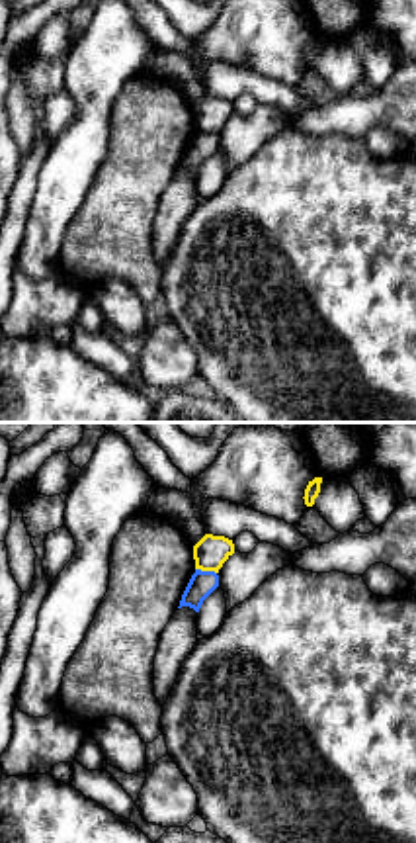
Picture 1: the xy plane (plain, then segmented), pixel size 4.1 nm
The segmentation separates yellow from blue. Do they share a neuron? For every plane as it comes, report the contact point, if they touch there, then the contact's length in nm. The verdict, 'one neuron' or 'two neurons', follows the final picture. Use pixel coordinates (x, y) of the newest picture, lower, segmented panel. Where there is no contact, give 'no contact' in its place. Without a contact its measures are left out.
meets yellow at (206, 570); contact 90 nm long

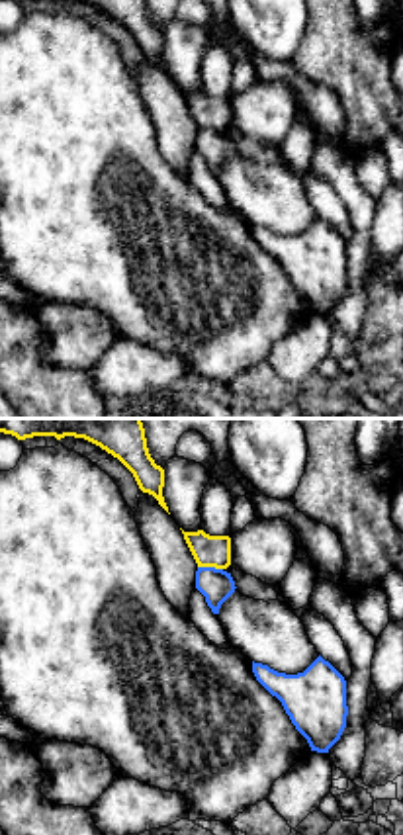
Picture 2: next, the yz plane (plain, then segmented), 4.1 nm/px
meets yellow at (210, 566); contact 110 nm long

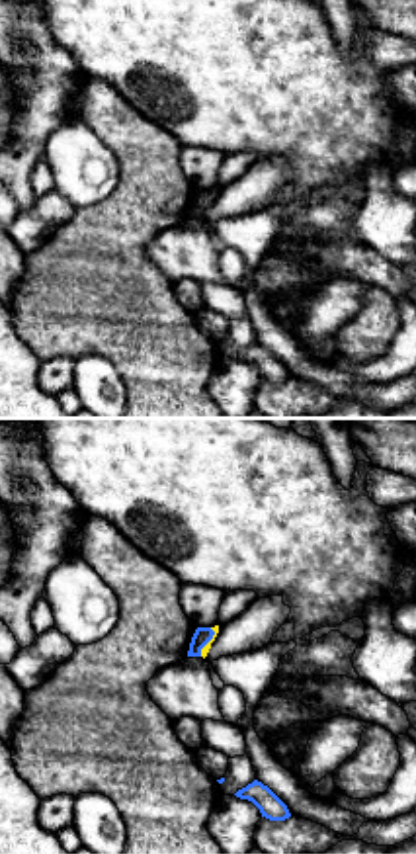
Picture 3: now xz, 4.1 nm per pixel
meets yellow at (209, 641); contact 130 nm long

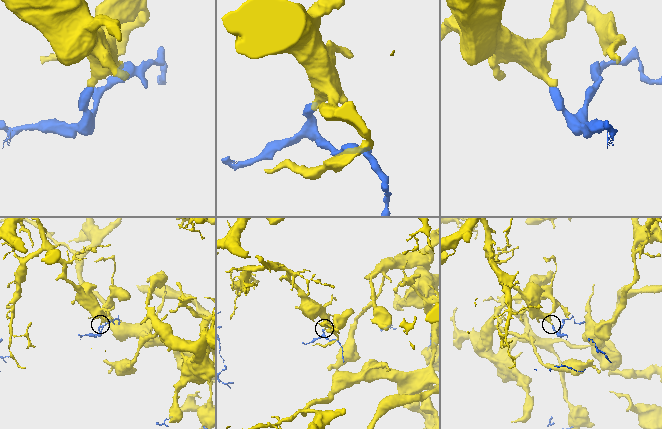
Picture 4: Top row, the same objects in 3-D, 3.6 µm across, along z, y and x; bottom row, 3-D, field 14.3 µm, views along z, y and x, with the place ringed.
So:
two neurons

